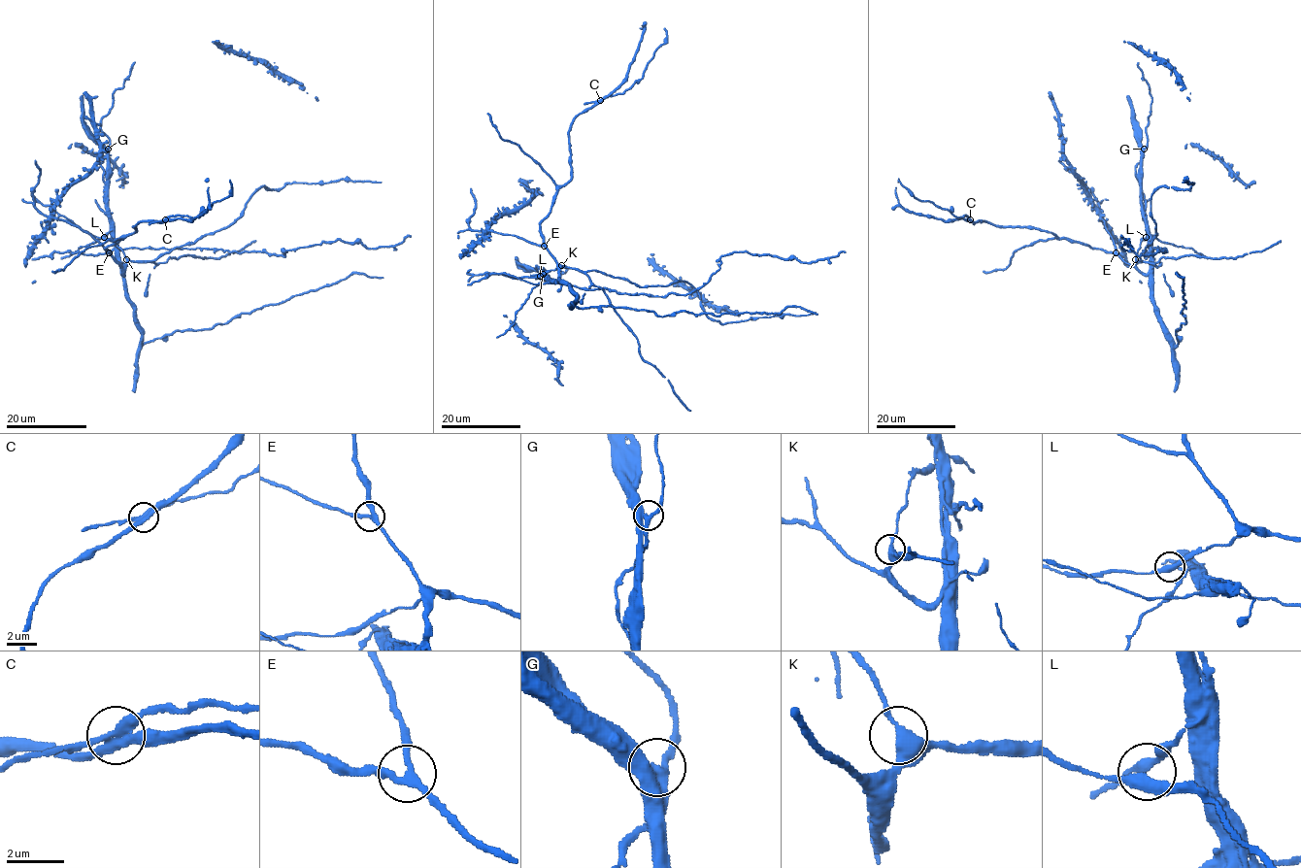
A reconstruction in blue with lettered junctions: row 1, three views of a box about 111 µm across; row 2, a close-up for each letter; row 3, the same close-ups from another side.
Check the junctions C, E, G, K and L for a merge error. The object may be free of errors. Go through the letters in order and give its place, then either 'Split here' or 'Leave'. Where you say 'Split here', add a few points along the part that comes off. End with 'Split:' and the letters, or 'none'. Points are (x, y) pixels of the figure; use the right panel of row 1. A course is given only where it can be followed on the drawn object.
C: Place: (970, 219). Split here. Course of the part to remove: (971, 219), (965, 216), (956, 217), (949, 211), (917, 200), (898, 180)
E: Place: (1116, 252). Leave
G: Place: (1144, 149). Leave
K: Place: (1135, 259). Leave
L: Place: (1146, 237). Leave
Split: C

